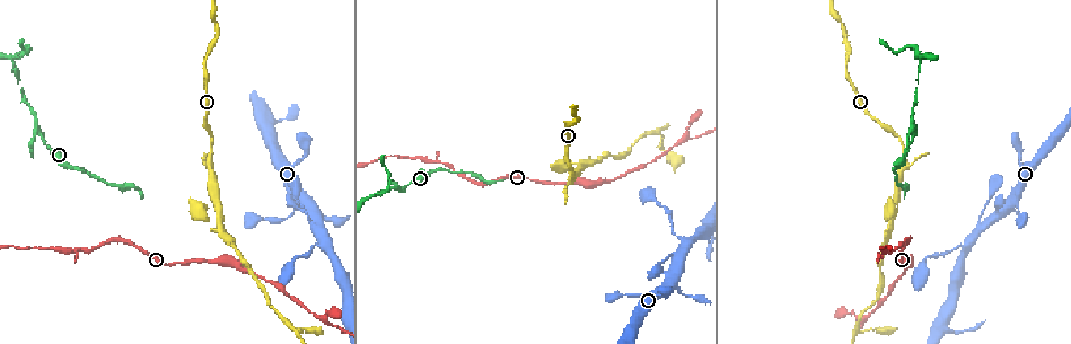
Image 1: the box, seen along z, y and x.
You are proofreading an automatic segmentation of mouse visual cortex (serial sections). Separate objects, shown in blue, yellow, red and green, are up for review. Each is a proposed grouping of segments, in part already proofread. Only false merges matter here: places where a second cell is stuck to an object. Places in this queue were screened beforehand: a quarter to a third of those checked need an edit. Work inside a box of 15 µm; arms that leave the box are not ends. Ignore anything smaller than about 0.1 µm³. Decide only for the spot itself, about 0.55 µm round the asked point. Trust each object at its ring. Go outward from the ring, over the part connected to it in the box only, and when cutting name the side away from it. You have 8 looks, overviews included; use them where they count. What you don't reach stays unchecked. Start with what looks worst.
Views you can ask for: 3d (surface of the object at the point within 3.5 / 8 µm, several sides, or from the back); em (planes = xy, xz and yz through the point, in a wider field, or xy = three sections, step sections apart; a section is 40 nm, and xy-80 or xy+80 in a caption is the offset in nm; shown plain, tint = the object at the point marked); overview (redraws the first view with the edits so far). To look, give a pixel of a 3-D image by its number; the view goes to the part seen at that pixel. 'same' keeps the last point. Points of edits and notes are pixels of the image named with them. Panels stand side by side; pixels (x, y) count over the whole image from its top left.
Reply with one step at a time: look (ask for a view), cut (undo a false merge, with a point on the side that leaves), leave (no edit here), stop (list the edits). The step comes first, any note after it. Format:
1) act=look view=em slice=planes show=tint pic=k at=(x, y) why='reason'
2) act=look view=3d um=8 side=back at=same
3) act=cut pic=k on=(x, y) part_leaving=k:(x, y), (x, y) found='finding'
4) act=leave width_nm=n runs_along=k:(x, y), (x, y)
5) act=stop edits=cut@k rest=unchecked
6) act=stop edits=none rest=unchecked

act=look view=3d um=3.5 pic=1 at=(893, 228) why='arms part here'

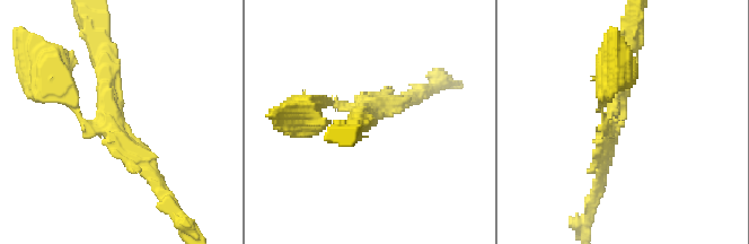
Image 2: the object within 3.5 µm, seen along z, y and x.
act=look view=em slice=xy step=1 show=tint pic=2 at=(615, 118) arms=3 arm_widths_nm=150,200,250 why='shape alone is not enough'

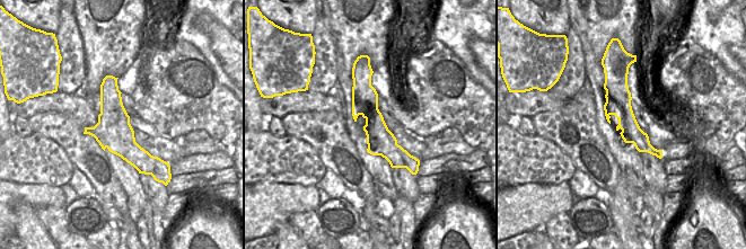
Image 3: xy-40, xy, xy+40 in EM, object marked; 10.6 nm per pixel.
act=leave runs_along=2:(99, 49), (114, 131), (151, 176) found='continuous, no second cell'

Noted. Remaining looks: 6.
act=look view=3d um=3.5 pic=1 at=(921, 58) why='sudden change in width'

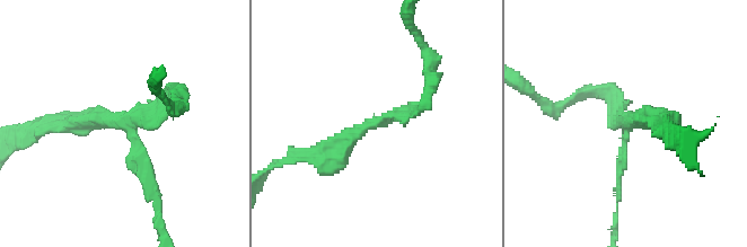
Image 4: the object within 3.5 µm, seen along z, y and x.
act=look view=em slice=planes show=tint pic=4 at=(117, 120) why='now the EM'

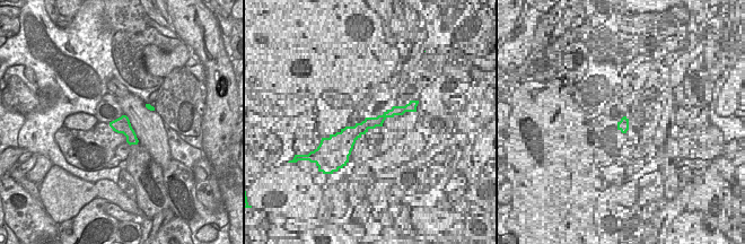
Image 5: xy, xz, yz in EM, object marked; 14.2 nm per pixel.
act=look view=em slice=xy step=5 show=tint at=same

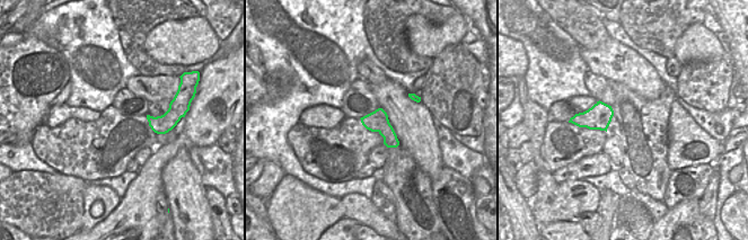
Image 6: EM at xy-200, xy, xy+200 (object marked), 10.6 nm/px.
act=cut pic=4 on=(88, 125) part_leaving=4:(143, 125), (174, 90), (174, 107) found='a second cell is stuck on'

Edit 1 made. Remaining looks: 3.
act=look view=overview

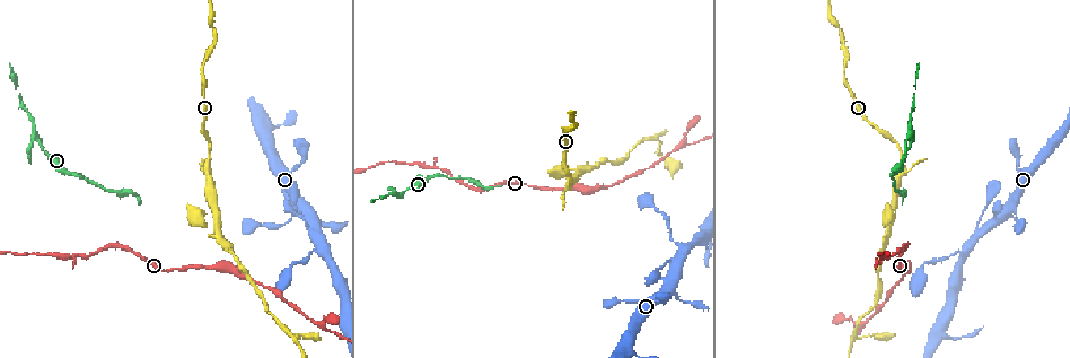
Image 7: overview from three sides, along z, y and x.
act=look view=3d um=3.5 pic=7 at=(334, 331) why='abrupt turn'

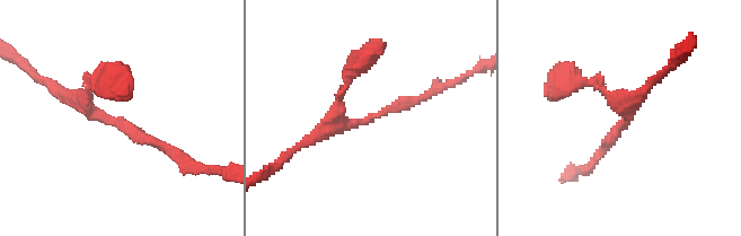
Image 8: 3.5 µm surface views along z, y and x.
act=look view=em slice=planes show=tint pic=8 at=(111, 120)

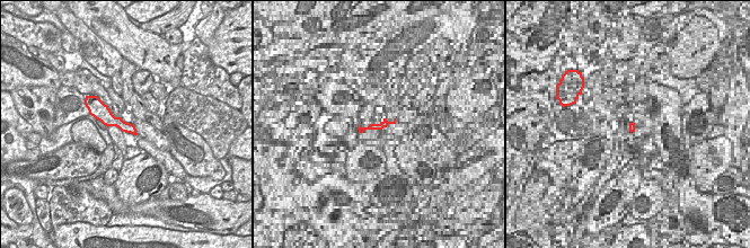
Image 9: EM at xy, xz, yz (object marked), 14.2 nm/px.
act=leave width_nm=160 runs_along=9:(98, 105), (113, 121), (133, 131) found='continuous, no second cell'

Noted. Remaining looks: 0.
act=stop edits=cut@4 rest=unchecked

